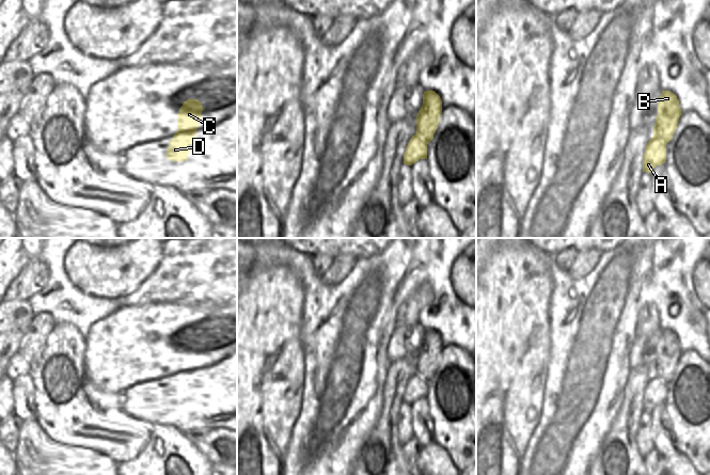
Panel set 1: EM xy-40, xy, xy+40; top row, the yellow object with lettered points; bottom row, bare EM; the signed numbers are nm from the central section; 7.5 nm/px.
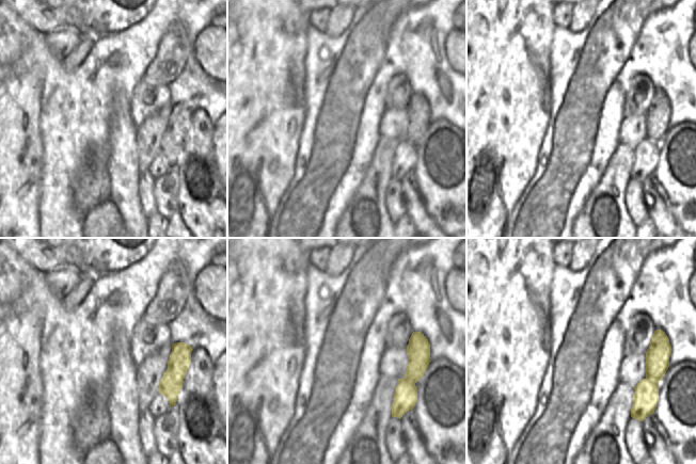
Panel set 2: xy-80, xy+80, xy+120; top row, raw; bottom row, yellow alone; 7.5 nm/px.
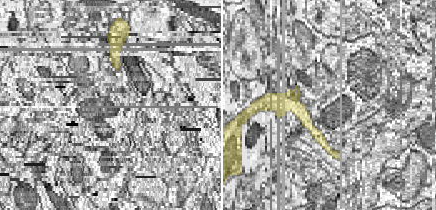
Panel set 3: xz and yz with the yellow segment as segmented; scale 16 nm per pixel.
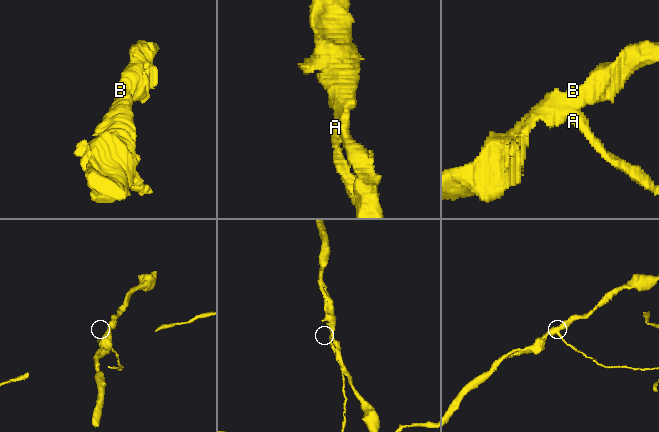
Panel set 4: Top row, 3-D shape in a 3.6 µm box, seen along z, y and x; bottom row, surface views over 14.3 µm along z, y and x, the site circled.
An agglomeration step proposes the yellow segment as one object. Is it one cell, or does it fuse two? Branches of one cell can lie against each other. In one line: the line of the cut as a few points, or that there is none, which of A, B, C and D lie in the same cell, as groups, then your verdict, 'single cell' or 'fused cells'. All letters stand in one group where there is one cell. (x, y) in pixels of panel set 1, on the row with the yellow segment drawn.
xy-40 (177, 130), (189, 144) | A D / B C | fused cells

